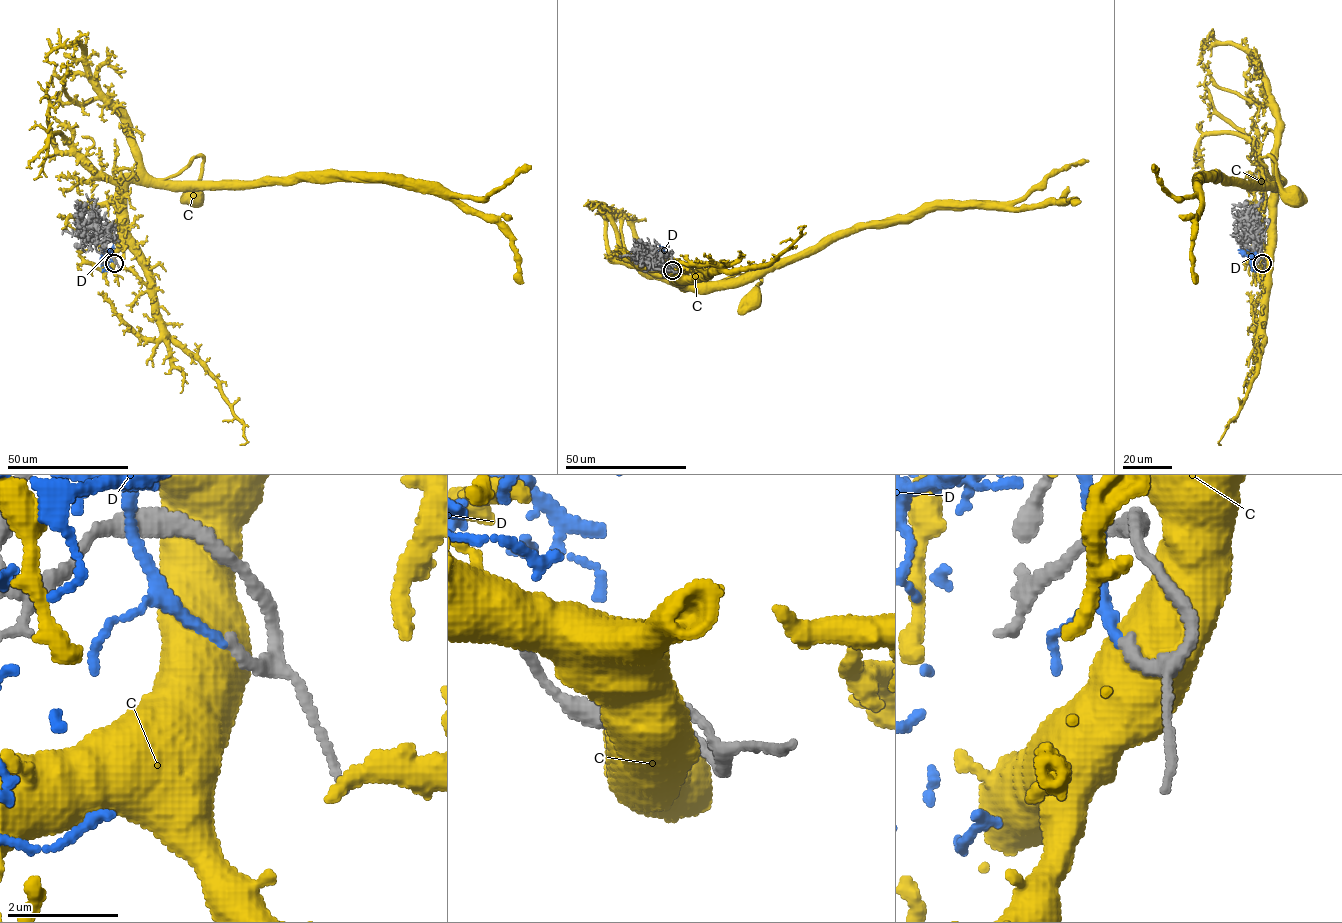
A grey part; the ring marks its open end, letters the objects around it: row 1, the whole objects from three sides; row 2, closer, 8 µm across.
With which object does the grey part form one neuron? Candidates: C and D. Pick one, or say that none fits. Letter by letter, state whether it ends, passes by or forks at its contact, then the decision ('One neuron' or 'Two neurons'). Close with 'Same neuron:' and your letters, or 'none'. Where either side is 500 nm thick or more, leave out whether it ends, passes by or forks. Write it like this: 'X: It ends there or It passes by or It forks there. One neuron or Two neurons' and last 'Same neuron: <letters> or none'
C: Two neurons
D: It ends there. One neuron
Same neuron: D

